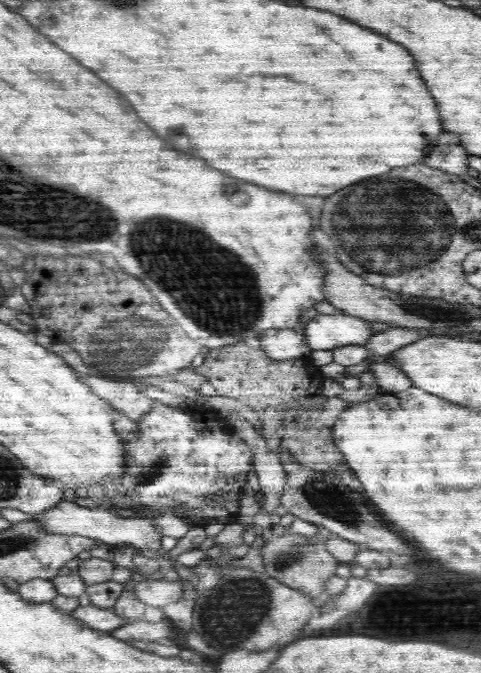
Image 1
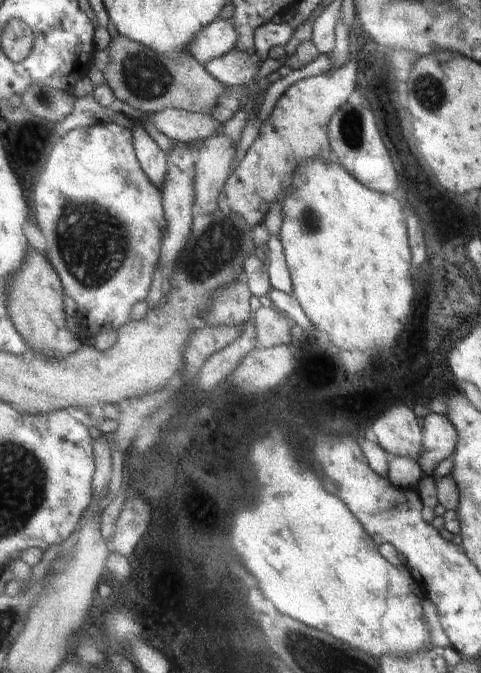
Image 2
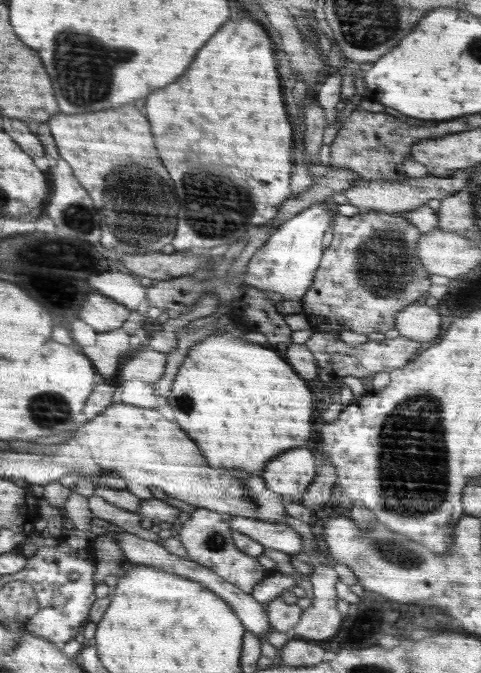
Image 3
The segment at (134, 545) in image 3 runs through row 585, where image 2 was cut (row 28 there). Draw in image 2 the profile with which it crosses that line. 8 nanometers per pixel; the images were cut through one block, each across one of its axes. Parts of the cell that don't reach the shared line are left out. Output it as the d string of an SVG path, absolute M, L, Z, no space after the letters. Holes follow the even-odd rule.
M220 19L204 28L190 46L190 53L203 65L234 52L240 42L240 32L229 19Z

